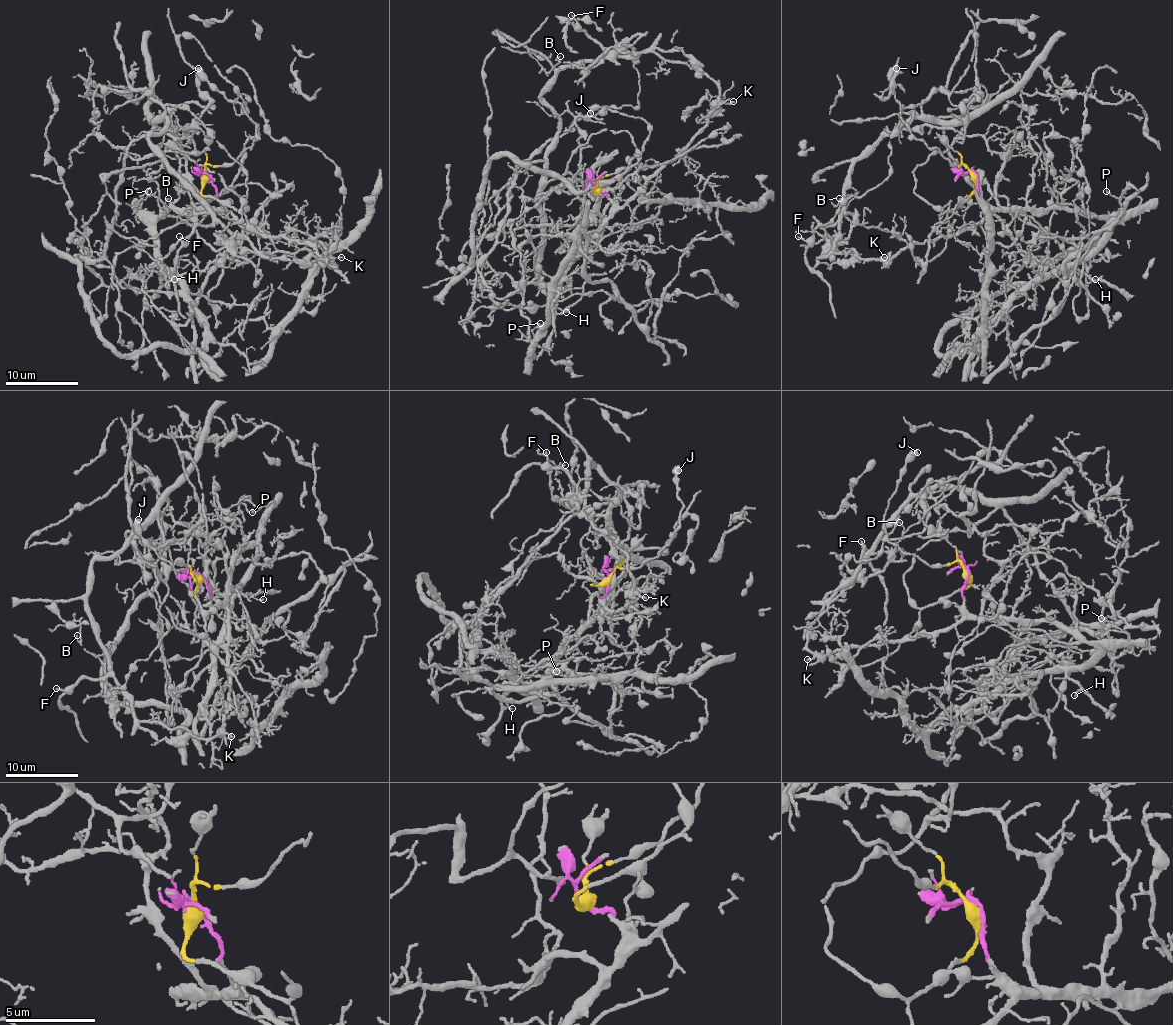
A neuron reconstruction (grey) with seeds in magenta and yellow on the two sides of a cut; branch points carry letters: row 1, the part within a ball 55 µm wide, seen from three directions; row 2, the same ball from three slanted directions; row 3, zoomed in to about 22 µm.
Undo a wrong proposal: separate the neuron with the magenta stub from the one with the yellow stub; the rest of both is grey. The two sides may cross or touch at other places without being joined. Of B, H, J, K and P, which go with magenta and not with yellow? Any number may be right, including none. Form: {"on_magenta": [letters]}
{"on_magenta": ["B", "H", "K", "P"]}

